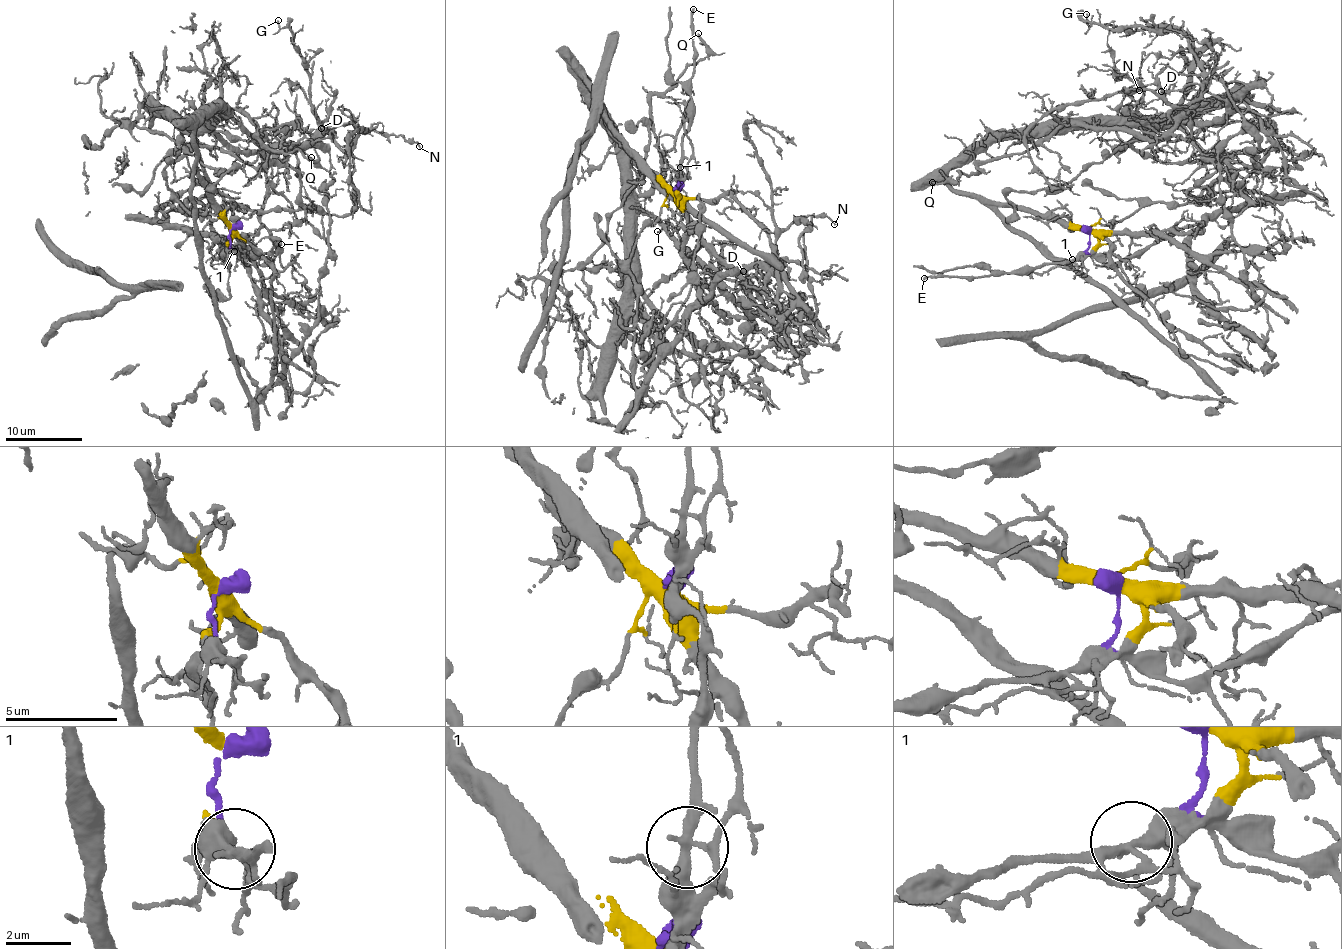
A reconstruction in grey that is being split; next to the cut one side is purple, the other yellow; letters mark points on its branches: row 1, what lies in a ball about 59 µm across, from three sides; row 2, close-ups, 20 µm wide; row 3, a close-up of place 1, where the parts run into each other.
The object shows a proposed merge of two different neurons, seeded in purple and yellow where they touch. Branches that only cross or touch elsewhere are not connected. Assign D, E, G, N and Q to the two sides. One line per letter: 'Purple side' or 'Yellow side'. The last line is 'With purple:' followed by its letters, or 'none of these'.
D: Yellow side
E: Purple side
G: Yellow side
N: Yellow side
Q: Yellow side
With purple: E

